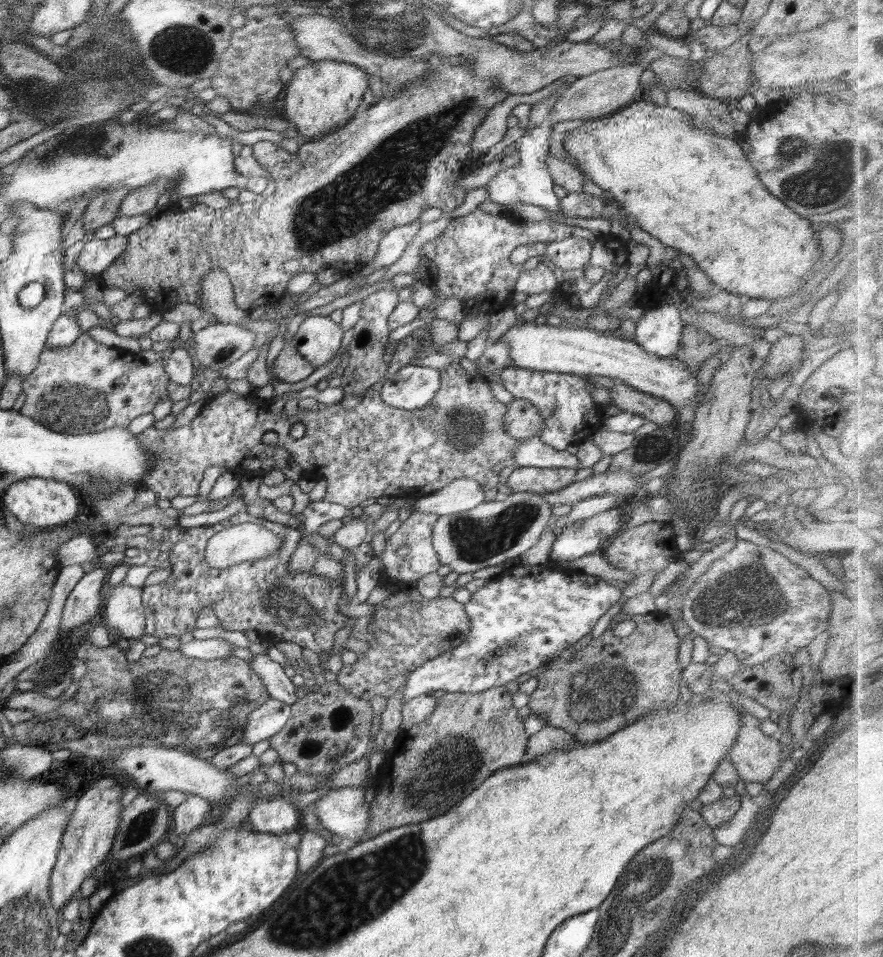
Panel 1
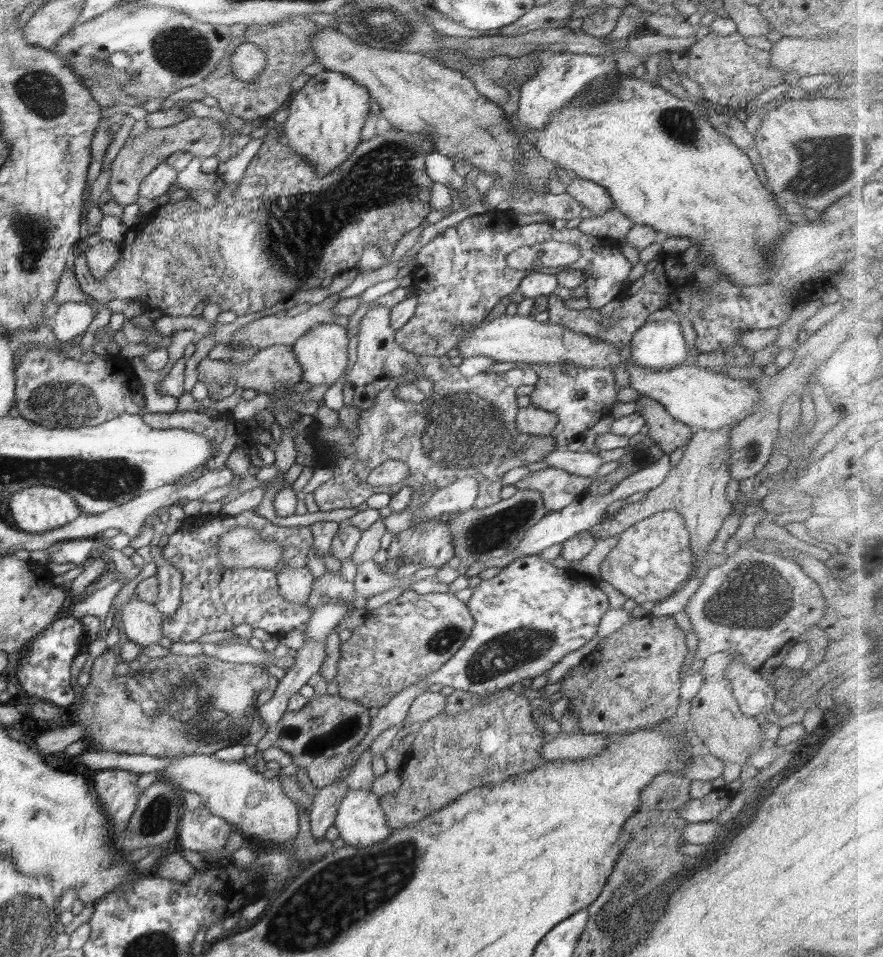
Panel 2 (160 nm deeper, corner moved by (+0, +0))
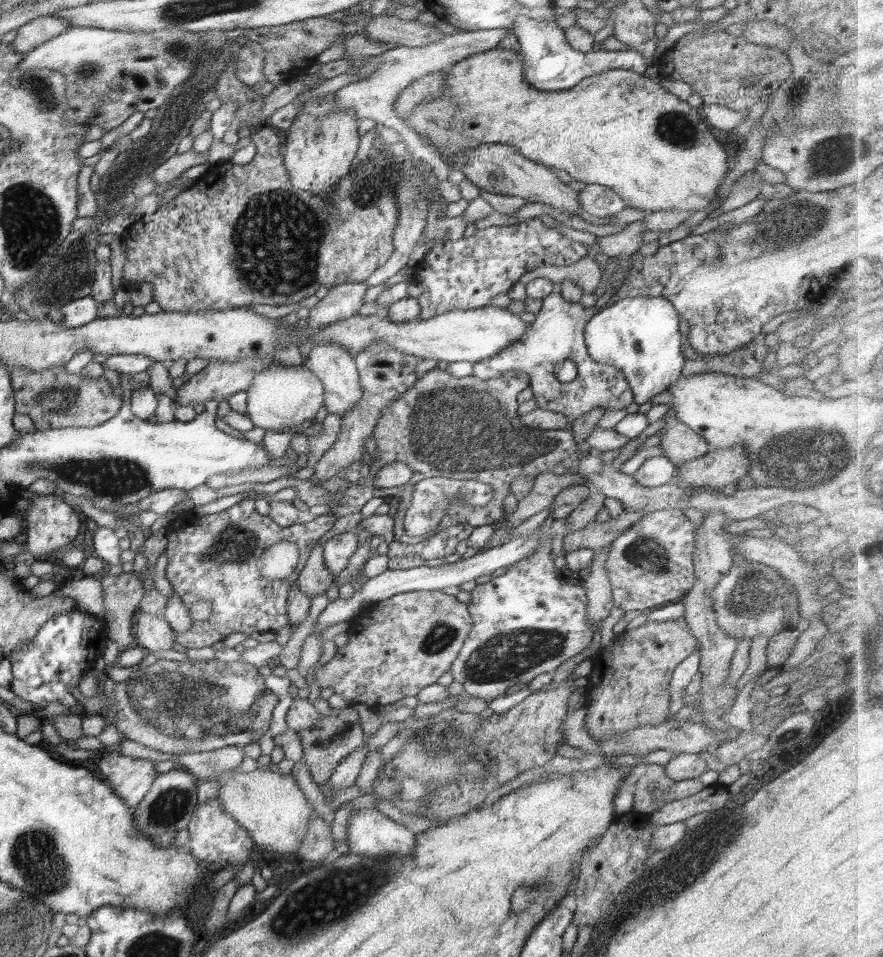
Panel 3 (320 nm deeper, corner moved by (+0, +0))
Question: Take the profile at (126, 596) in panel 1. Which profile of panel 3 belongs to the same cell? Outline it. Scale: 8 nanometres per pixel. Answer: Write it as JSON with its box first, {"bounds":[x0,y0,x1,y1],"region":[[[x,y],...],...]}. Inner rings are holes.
{"bounds":[132,610,176,653],"region":[[[137,610],[132,621],[132,634],[138,646],[154,653],[156,650],[172,649],[176,633],[162,615]]]}

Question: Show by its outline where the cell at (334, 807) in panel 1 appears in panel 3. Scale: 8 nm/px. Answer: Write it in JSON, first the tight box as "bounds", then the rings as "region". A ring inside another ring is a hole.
{"bounds":[346,807,416,860],"region":[[[377,807],[358,808],[357,812],[352,813],[348,819],[347,833],[348,840],[346,842],[350,847],[350,852],[358,856],[378,860],[378,858],[385,858],[385,856],[411,854],[415,848],[416,835],[414,832],[381,813]]]}

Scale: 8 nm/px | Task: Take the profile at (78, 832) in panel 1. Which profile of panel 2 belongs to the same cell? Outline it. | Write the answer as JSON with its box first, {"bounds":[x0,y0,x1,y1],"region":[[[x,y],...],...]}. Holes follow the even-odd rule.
{"bounds":[94,770,138,843],"region":[[[100,770],[94,778],[94,792],[109,818],[115,843],[136,810],[138,779],[138,774],[128,770]]]}

